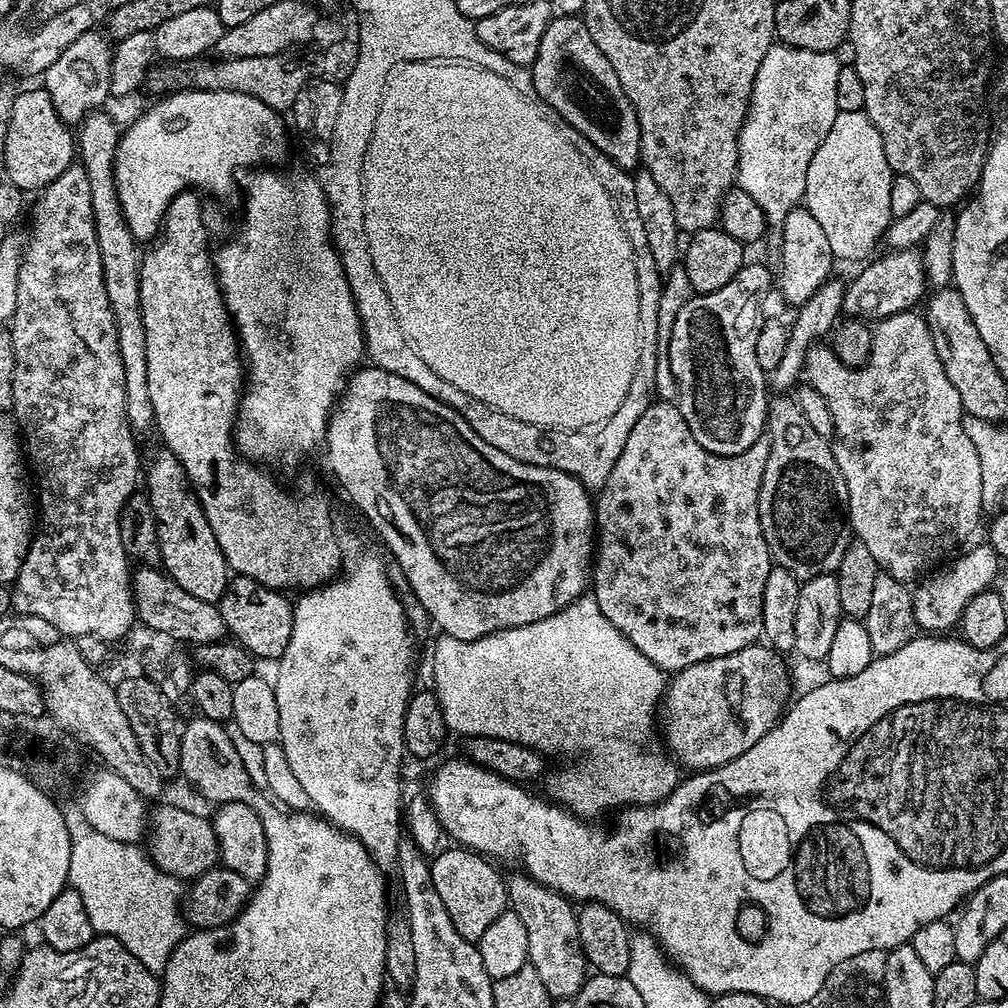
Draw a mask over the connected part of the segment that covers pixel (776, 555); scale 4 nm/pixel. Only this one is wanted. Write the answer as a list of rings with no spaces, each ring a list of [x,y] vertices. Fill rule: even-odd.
[[[776,394],[768,402],[766,439],[770,446],[770,454],[766,458],[766,470],[762,474],[762,486],[758,494],[758,518],[762,526],[762,534],[766,538],[766,546],[770,550],[773,561],[779,567],[790,570],[790,574],[794,574],[797,580],[801,582],[815,576],[821,576],[827,572],[835,573],[837,566],[842,562],[842,554],[846,554],[846,546],[850,539],[850,525],[848,522],[848,491],[846,490],[846,482],[842,478],[842,470],[838,470],[838,462],[834,462],[834,454],[832,453],[829,437],[817,434],[814,431],[814,426],[810,426],[810,422],[806,422],[806,417],[802,415],[802,410],[796,405],[796,401],[791,395]]]

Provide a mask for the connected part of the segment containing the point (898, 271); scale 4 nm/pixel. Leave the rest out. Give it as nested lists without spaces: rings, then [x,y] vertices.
[[[915,247],[897,248],[885,253],[885,256],[880,256],[877,260],[869,259],[863,265],[865,268],[852,281],[847,281],[844,289],[843,315],[845,317],[859,318],[865,322],[884,320],[899,312],[915,309],[925,299],[925,253]]]

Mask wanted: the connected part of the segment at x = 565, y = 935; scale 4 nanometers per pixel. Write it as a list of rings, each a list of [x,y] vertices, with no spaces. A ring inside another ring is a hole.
[[[527,874],[519,875],[507,877],[508,908],[518,914],[518,918],[522,918],[522,926],[526,926],[528,963],[538,970],[538,979],[542,986],[546,986],[553,1001],[573,999],[586,979],[586,961],[578,938],[577,909],[567,896],[542,886]]]

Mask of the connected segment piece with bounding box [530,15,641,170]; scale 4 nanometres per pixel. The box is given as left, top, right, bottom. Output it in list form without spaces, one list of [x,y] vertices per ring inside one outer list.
[[[557,15],[549,22],[546,34],[542,34],[542,42],[538,42],[538,54],[530,71],[540,100],[570,122],[578,134],[590,138],[610,162],[629,170],[641,167],[638,114],[634,114],[634,106],[630,98],[626,98],[618,74],[614,74],[614,66],[610,66],[606,54],[598,50],[579,15]]]

